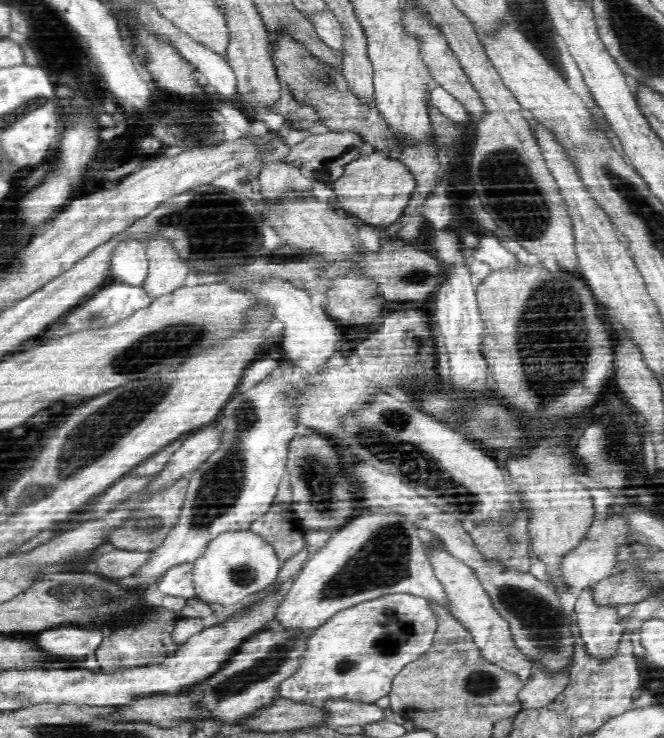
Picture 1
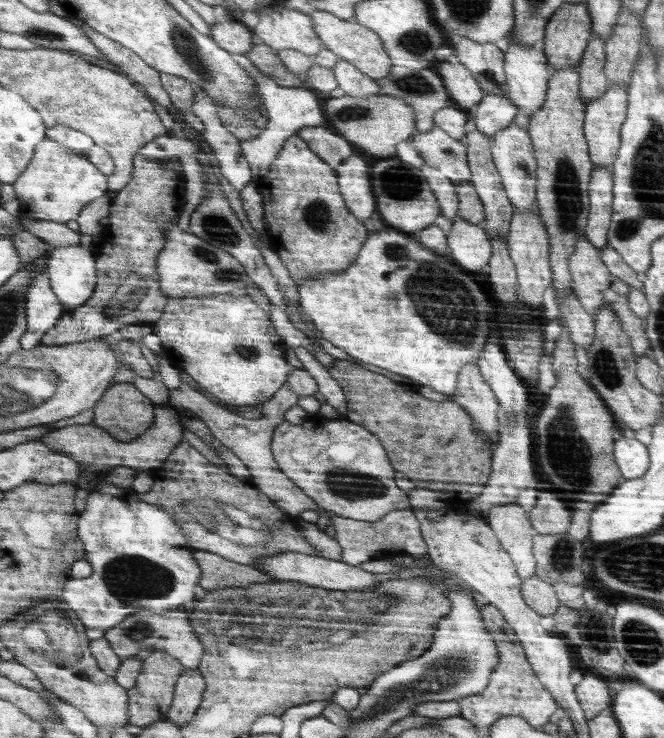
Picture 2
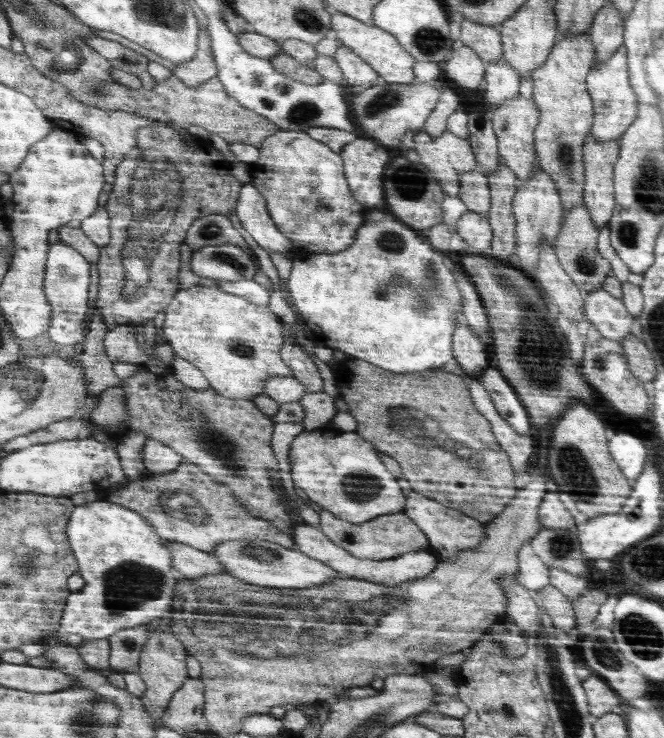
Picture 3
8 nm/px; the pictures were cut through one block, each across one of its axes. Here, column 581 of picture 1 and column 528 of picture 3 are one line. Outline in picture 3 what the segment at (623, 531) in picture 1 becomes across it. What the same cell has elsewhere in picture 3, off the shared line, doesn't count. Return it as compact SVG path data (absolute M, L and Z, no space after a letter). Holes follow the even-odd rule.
M529 543L519 551L518 582L526 589L542 590L550 585L549 568L536 556Z

